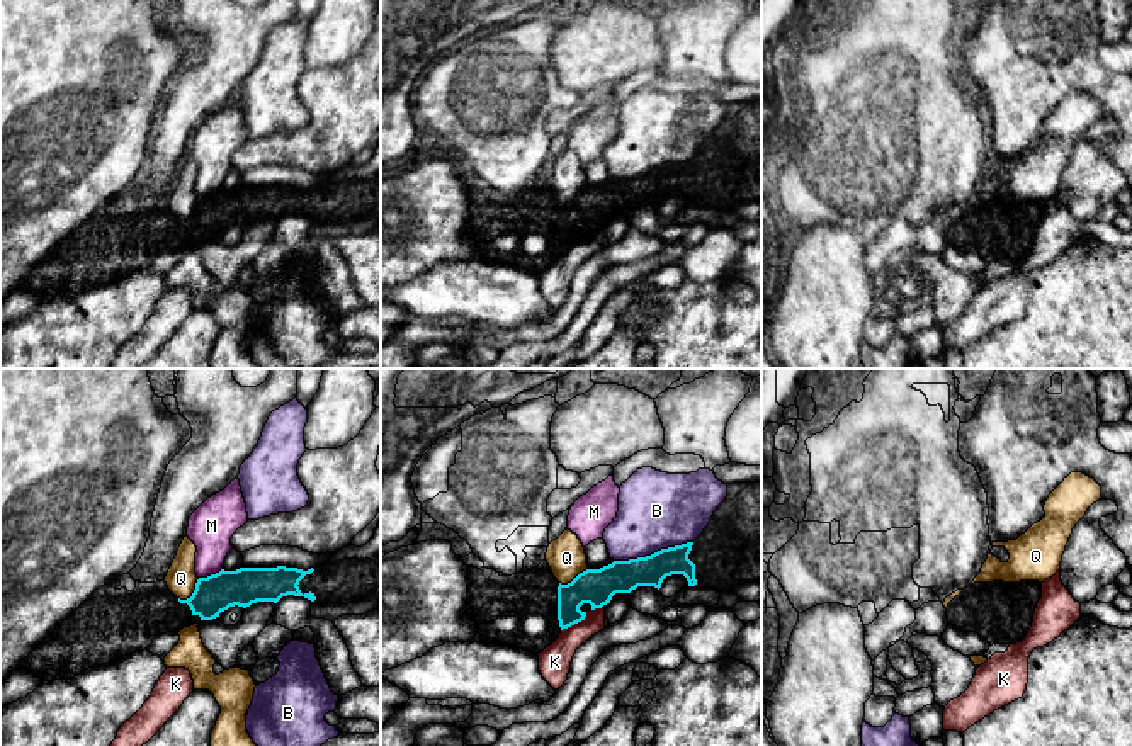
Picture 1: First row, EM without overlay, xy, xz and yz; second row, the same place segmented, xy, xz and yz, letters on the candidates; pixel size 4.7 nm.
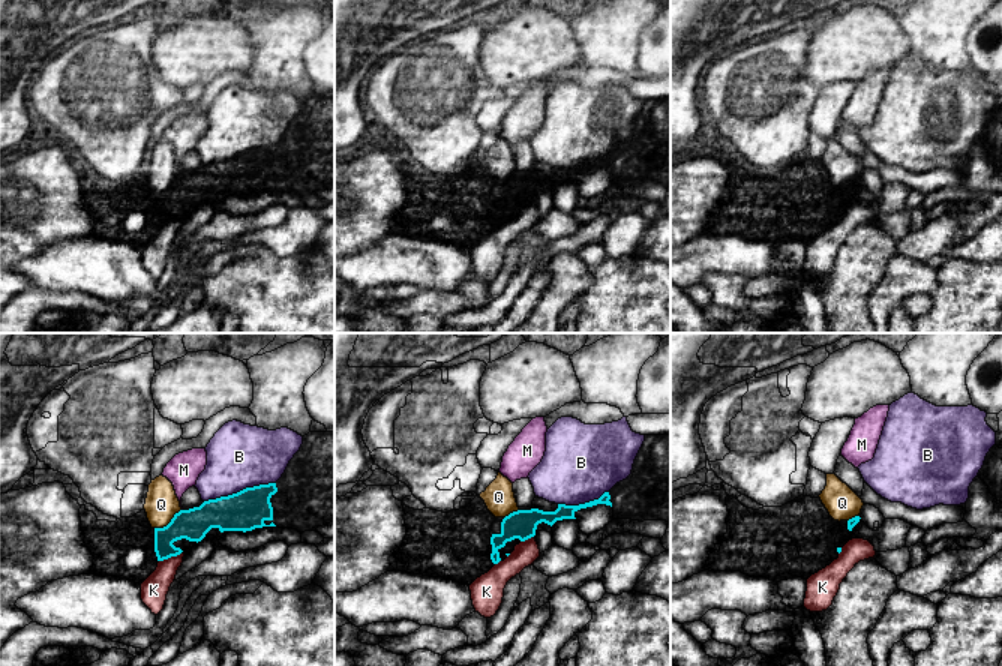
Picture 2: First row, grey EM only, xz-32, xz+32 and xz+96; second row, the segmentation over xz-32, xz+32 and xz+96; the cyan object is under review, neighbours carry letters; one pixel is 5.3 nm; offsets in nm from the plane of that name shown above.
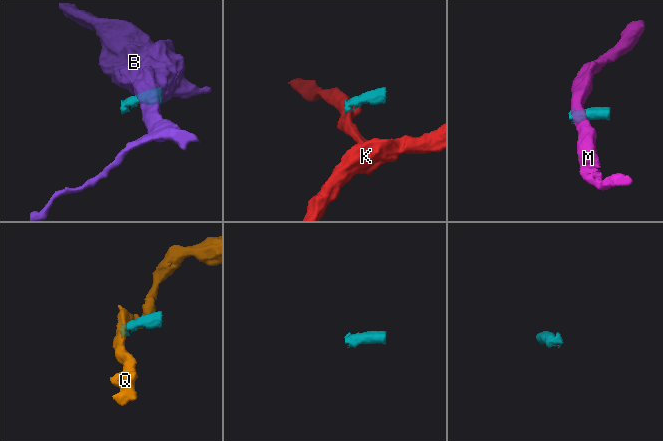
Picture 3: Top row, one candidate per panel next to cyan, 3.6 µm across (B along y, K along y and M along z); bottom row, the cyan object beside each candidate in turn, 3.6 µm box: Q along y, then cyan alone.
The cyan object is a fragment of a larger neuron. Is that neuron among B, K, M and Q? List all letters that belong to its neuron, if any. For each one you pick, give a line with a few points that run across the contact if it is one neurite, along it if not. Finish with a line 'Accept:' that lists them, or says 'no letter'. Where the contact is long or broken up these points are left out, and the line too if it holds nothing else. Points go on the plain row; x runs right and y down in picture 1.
Accept: no letter

